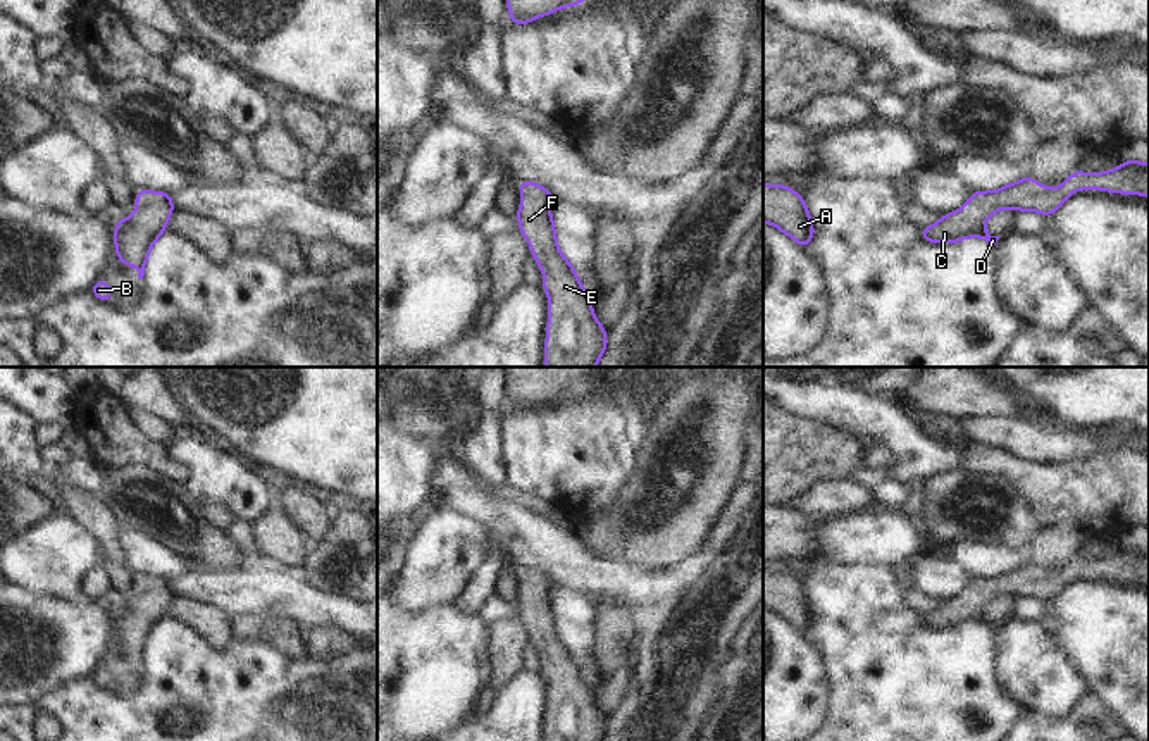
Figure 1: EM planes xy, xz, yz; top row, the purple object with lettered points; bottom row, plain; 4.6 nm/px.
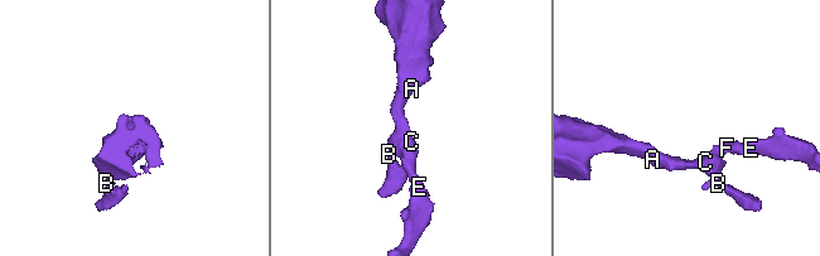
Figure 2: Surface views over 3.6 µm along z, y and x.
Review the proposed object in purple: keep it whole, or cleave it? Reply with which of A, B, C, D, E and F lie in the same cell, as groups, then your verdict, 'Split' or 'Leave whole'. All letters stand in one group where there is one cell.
Groups: A B C D E F. Leave whole

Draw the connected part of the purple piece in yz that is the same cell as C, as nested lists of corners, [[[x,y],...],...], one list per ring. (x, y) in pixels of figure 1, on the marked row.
[[[1128,160],[1111,171],[1085,174],[1077,169],[1061,186],[1051,190],[1030,176],[997,191],[973,191],[956,212],[942,215],[934,226],[920,231],[932,243],[956,243],[965,238],[984,238],[994,246],[999,236],[985,233],[985,221],[1001,209],[1034,210],[1051,215],[1077,190],[1106,190],[1149,196],[1149,164]]]

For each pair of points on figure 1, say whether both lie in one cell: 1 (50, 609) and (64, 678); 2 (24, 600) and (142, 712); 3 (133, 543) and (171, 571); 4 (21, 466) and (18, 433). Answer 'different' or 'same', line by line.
1: same
2: different
3: same
4: same

